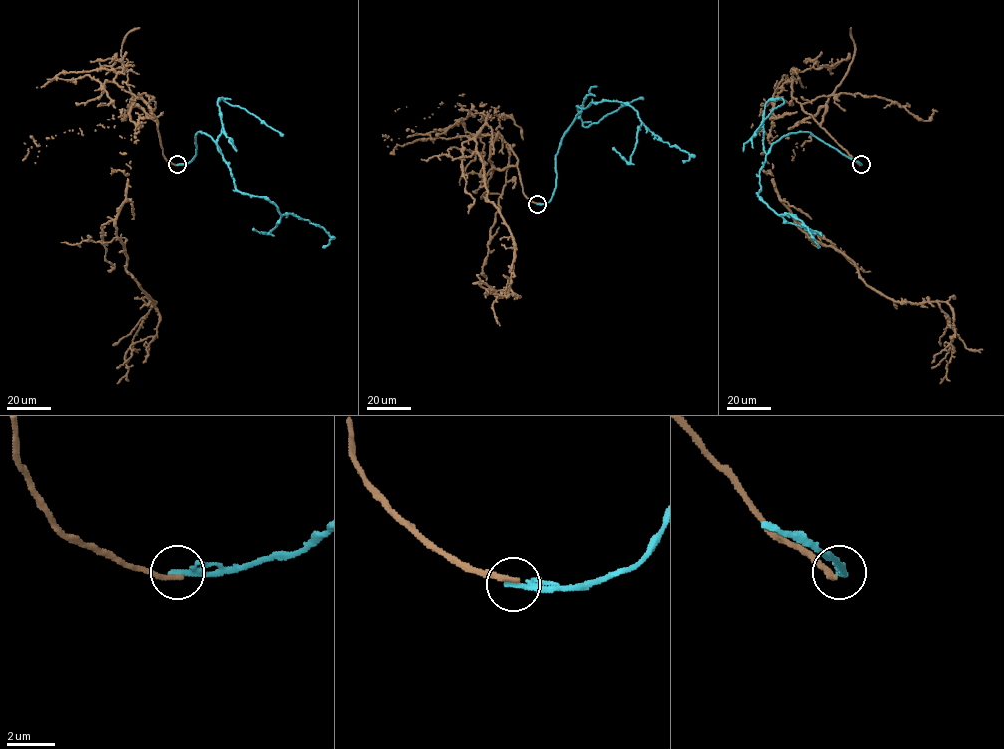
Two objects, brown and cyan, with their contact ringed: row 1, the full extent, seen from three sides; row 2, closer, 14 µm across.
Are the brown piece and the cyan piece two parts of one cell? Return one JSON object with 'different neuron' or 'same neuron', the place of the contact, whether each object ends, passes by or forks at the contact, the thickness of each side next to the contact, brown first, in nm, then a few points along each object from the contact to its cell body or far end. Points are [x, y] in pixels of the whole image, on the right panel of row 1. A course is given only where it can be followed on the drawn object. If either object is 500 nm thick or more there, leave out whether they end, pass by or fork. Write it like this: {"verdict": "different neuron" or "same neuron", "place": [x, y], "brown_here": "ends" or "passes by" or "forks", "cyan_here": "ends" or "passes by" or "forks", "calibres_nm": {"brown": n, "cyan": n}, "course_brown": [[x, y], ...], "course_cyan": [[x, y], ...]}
{"verdict": "different neuron", "place": [861, 164], "brown_here": "ends", "cyan_here": "ends", "calibres_nm": {"brown": 240, "cyan": 260}, "course_brown": [[860, 165], [795, 98], [773, 119], [766, 161], [794, 223], [888, 298], [950, 306], [955, 334], [940, 383]], "course_cyan": [[860, 165], [809, 132], [784, 135], [766, 155], [758, 196], [780, 215], [789, 213], [803, 222], [817, 247]]}

